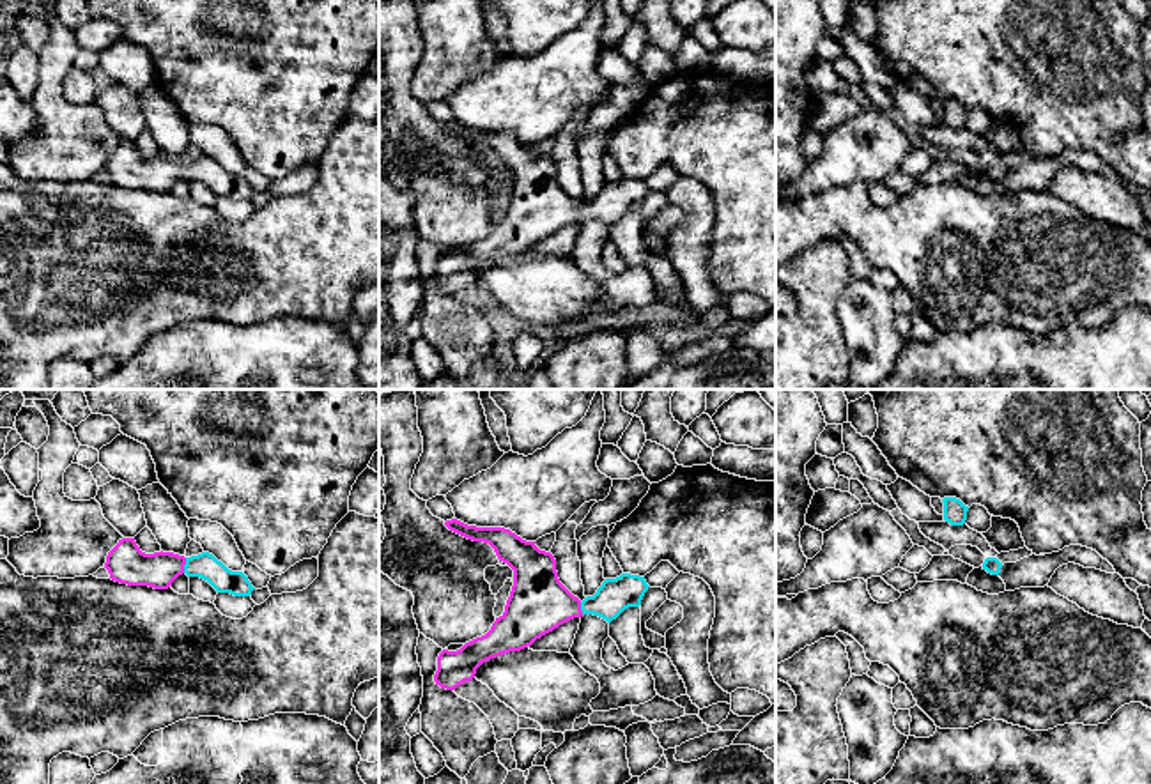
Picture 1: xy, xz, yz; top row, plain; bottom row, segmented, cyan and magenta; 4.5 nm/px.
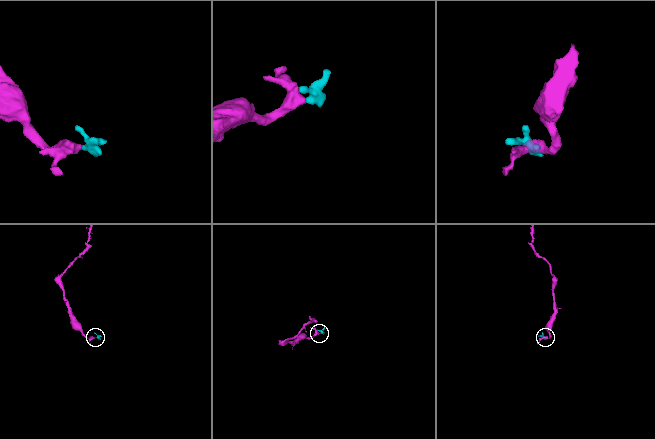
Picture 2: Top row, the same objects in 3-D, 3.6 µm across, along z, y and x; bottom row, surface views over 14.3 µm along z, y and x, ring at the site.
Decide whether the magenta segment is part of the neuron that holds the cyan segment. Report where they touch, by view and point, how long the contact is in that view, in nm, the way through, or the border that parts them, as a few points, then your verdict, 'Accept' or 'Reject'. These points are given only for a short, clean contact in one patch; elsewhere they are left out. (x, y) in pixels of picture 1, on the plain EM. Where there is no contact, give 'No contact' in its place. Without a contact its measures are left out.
Touches cyan at xy (185, 169). Shared border 70 nm. Path across: xy (204, 169), (185, 169), (130, 169). Accept

